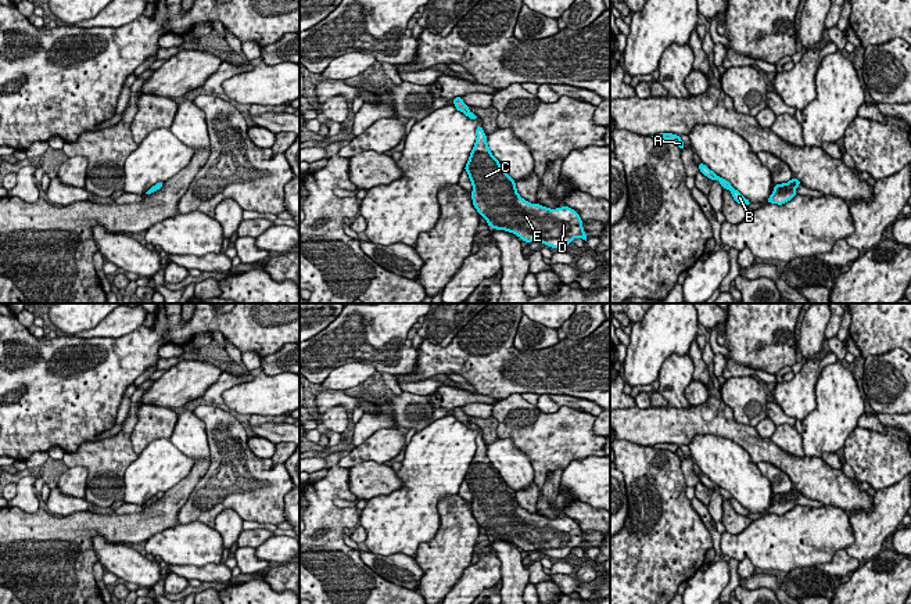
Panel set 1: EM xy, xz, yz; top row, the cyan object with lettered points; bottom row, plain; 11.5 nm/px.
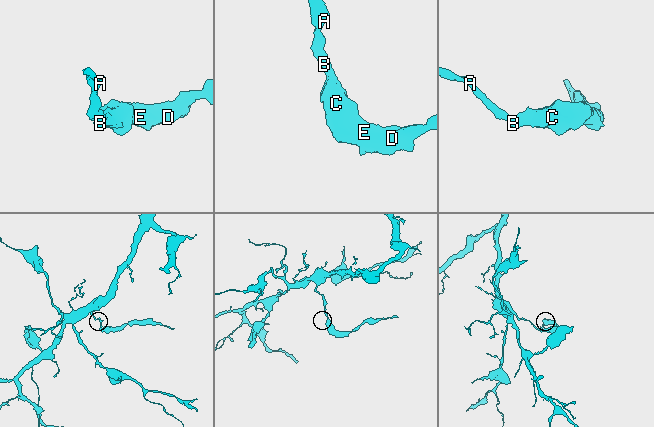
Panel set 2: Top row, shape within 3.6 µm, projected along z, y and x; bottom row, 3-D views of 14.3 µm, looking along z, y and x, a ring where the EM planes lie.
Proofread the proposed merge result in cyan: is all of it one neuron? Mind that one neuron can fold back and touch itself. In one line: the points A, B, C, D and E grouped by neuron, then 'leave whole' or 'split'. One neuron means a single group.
A B C D E; leave whole

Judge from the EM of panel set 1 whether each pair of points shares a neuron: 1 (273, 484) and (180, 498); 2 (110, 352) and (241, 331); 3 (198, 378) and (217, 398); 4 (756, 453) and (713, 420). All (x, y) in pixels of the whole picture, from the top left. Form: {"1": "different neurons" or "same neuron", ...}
{"1": "different neurons", "2": "same neuron", "3": "different neurons", "4": "same neuron"}

